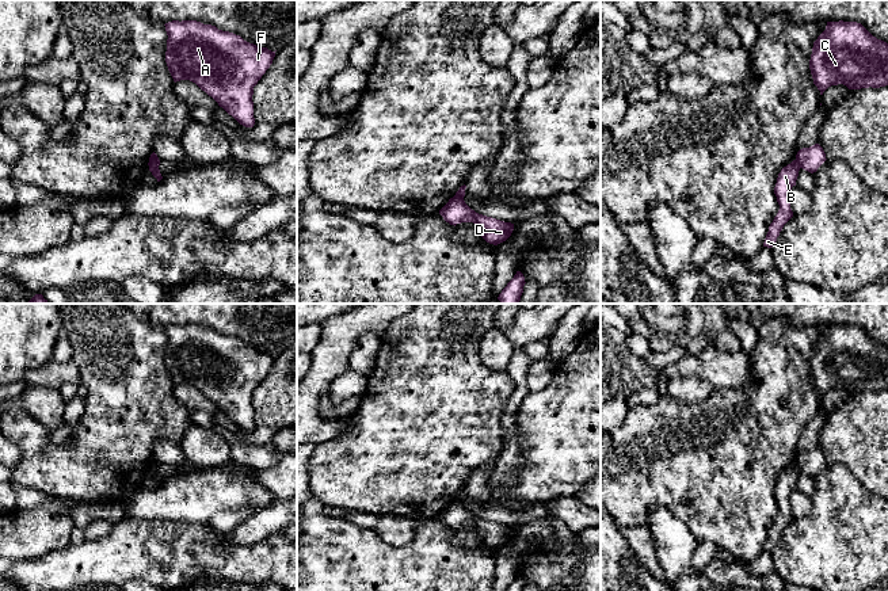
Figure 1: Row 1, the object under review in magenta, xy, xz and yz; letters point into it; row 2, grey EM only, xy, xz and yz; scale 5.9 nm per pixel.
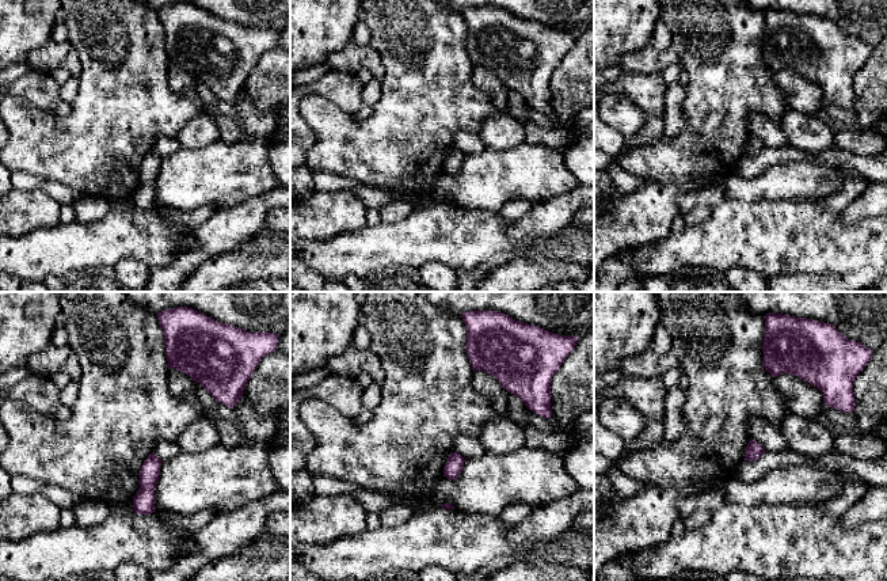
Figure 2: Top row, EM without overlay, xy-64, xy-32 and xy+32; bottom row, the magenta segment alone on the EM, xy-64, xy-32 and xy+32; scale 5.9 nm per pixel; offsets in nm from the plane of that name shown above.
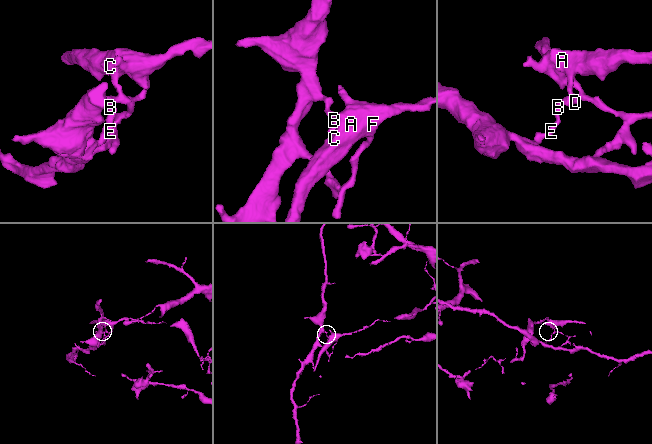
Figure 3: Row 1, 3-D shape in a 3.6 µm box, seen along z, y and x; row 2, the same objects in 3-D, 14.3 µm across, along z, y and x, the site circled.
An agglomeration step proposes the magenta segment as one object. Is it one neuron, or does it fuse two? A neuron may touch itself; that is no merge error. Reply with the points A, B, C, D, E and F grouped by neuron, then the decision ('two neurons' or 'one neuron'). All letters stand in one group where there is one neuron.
A C D F / B E; two neurons

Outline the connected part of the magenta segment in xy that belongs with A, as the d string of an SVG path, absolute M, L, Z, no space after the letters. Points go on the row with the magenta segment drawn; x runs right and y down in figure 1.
M172 20L164 26L168 35L165 62L174 81L195 83L240 125L254 127L254 87L273 64L275 52L197 20Z

